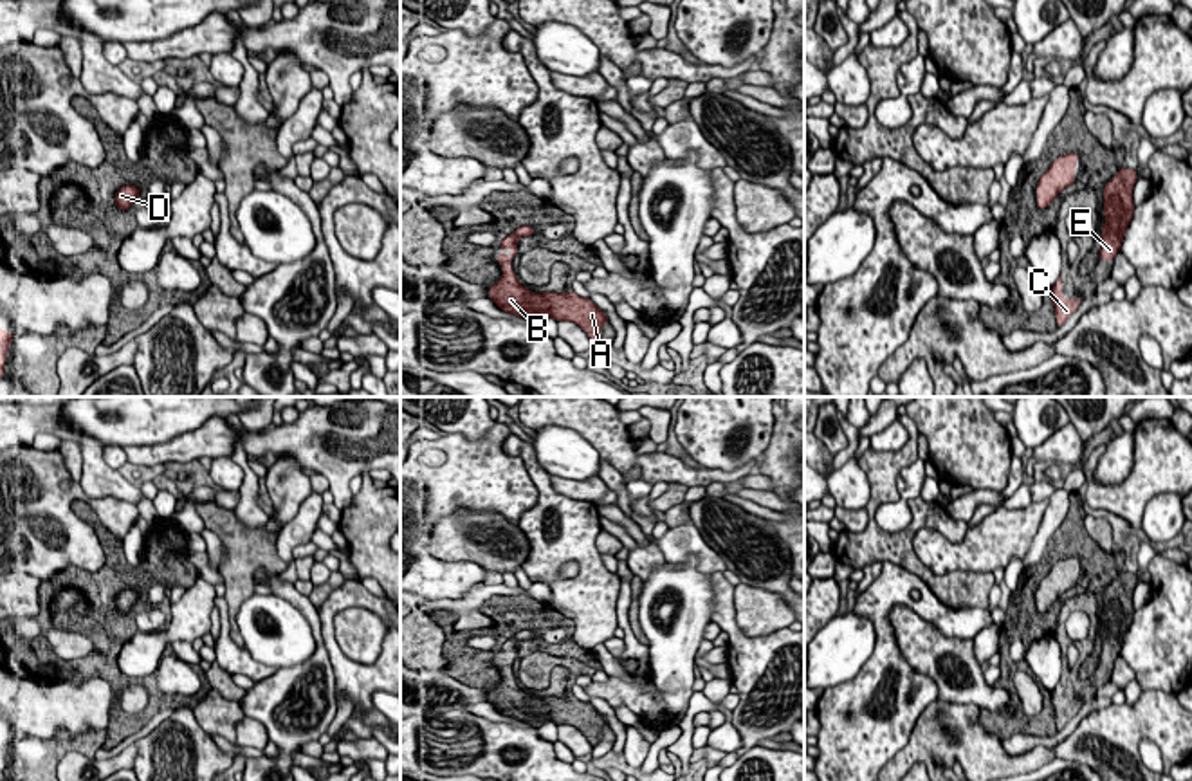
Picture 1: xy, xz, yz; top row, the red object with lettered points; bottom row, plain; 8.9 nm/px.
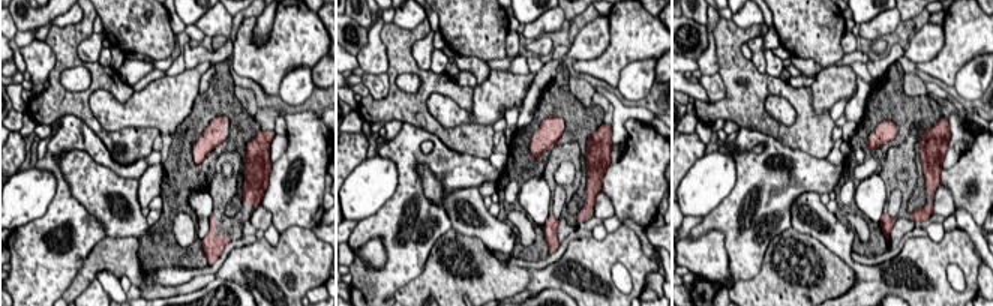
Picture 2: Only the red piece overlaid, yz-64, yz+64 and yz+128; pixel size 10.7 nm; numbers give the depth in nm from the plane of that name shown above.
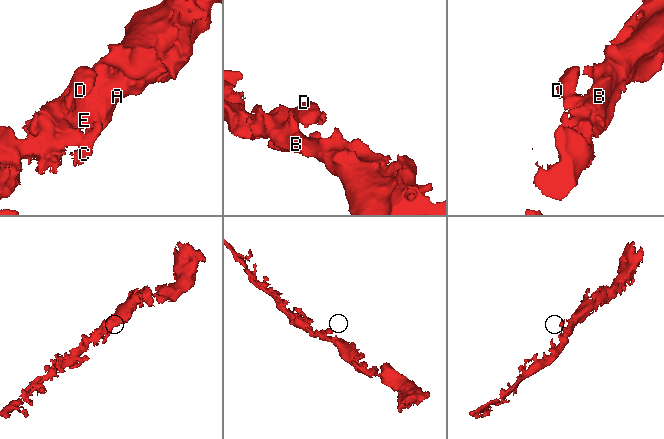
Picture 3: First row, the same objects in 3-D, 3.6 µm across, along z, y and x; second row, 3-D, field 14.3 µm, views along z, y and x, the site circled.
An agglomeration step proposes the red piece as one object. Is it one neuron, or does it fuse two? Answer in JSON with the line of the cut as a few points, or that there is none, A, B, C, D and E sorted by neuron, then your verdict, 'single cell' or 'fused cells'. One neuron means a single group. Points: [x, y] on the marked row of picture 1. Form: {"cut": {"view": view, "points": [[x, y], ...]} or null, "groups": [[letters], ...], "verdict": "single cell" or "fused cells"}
{"cut": null, "groups": [["A", "B", "C", "D", "E"]], "verdict": "single cell"}

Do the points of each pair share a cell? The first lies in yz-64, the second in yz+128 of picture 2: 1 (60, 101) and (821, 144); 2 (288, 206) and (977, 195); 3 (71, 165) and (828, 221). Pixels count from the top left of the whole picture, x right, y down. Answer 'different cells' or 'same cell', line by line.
1: same cell
2: same cell
3: same cell

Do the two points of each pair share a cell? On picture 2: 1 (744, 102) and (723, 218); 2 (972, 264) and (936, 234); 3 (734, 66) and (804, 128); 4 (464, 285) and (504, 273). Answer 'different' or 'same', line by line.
1: different
2: different
3: same
4: same

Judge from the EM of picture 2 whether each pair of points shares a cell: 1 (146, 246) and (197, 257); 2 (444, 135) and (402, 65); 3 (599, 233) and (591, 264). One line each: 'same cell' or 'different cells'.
1: same cell
2: same cell
3: different cells

